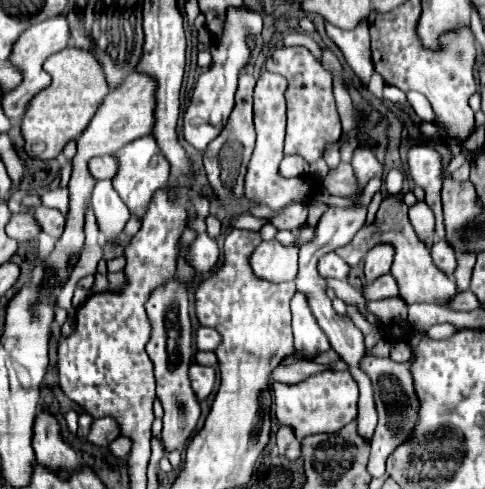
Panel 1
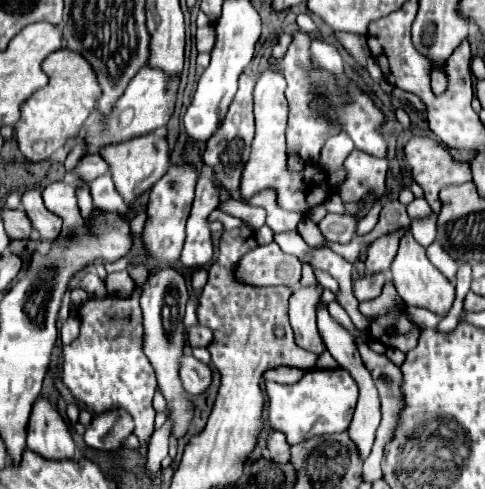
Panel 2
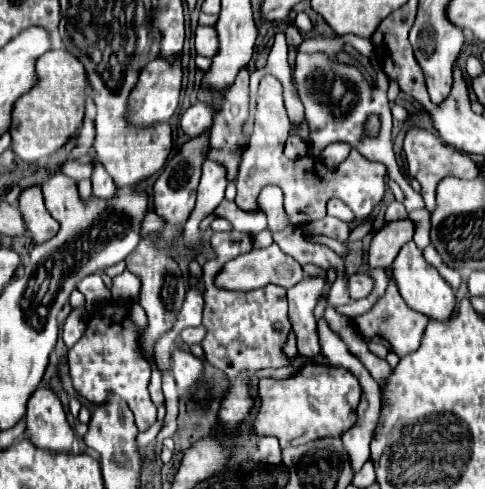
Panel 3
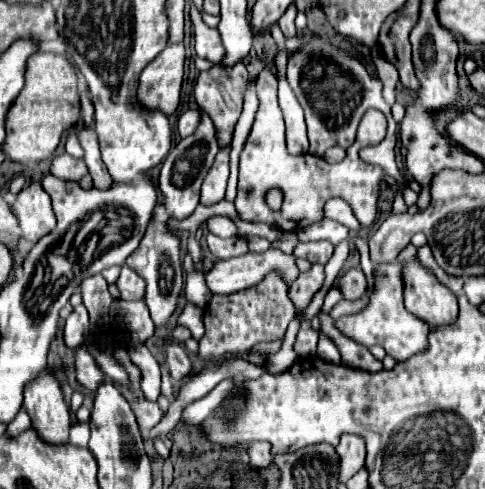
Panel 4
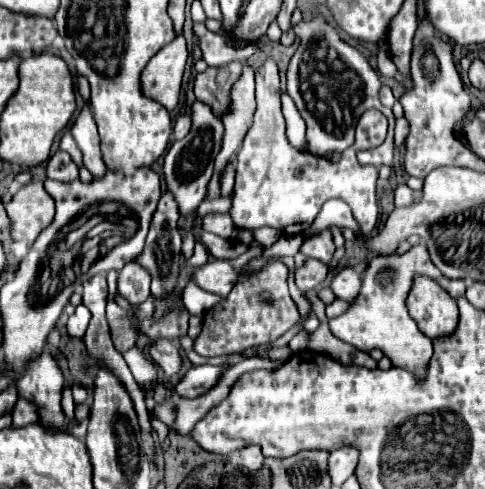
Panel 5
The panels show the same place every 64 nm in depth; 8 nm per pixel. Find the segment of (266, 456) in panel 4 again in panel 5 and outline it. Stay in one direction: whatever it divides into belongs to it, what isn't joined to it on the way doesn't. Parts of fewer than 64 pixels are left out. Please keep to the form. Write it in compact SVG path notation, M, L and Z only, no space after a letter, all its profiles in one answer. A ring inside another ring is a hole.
M246 446L240 450L240 466L246 468L248 472L256 472L262 468L262 452L258 446Z

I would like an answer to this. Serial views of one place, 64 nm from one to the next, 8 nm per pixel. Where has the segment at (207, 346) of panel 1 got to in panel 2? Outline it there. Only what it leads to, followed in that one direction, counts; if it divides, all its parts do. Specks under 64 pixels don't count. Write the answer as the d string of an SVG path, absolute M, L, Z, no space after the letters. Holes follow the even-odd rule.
M192 326L186 330L188 332L188 344L194 348L194 346L208 346L210 340L212 340L212 332L206 328L206 326Z

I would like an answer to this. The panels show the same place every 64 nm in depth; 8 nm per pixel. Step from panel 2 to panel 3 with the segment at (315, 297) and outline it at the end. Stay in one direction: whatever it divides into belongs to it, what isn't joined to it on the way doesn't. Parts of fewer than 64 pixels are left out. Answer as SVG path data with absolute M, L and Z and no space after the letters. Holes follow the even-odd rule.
M306 276L300 284L288 288L288 302L290 302L290 322L298 338L298 354L306 358L316 358L320 352L318 346L318 332L314 320L314 306L318 296L322 294L324 278L322 276Z

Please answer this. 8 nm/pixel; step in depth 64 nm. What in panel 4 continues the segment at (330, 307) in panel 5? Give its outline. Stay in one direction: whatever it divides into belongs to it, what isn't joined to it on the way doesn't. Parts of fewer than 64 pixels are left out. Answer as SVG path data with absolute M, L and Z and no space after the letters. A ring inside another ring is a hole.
M364 296L364 298L360 298L360 300L356 300L356 302L348 302L348 300L340 300L332 310L330 310L330 316L334 318L334 320L338 320L340 316L346 316L346 314L354 314L354 312L358 312L358 310L362 310L364 306L366 306L366 300L368 300L368 296Z

